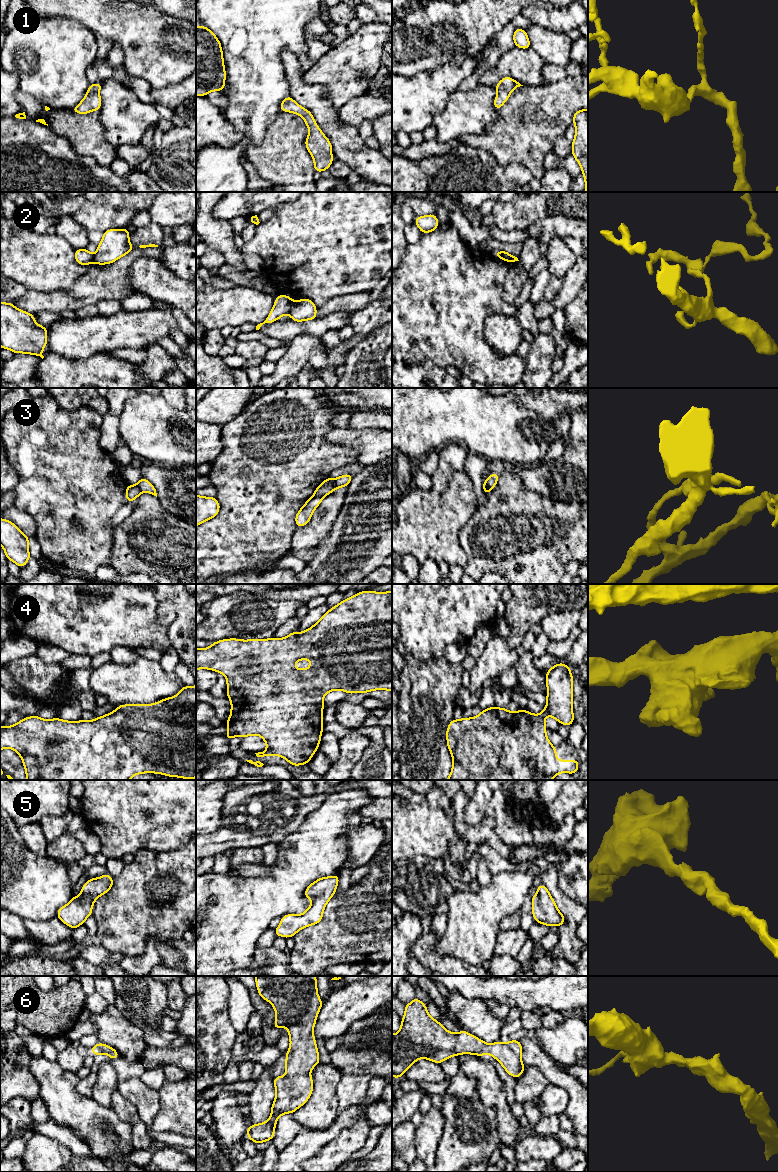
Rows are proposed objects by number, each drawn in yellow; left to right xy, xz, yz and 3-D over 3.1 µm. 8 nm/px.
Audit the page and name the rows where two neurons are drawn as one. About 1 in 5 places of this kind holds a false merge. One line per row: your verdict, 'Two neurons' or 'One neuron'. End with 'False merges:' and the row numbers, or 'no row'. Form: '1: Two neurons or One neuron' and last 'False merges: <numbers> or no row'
1: One neuron
2: Two neurons
3: Two neurons
4: One neuron
5: One neuron
6: One neuron
False merges: 2, 3

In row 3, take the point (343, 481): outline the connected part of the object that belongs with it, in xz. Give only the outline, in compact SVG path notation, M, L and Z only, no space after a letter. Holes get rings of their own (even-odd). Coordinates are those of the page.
M344 474L339 478L335 479L335 486L332 488L331 492L335 491L337 488L340 487L347 487L352 479L353 474Z

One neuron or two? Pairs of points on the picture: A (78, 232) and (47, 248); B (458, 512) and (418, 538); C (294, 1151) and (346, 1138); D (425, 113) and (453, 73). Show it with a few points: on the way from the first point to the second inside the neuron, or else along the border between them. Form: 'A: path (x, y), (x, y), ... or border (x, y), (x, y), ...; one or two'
A: border (54, 234), (62, 237), (74, 249); two
B: path (448, 513), (440, 516), (428, 528); one
C: border (345, 1128), (322, 1145), (309, 1158); two
D: path (425, 103), (443, 83); one

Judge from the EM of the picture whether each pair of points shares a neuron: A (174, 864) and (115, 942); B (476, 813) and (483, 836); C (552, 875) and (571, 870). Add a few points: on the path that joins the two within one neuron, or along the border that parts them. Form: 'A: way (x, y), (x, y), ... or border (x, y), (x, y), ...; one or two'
A: way (152, 875), (148, 895), (125, 920); one
B: border (466, 804), (465, 822), (469, 825), (481, 823); two
C: border (554, 865), (557, 871), (557, 884), (566, 896); two

